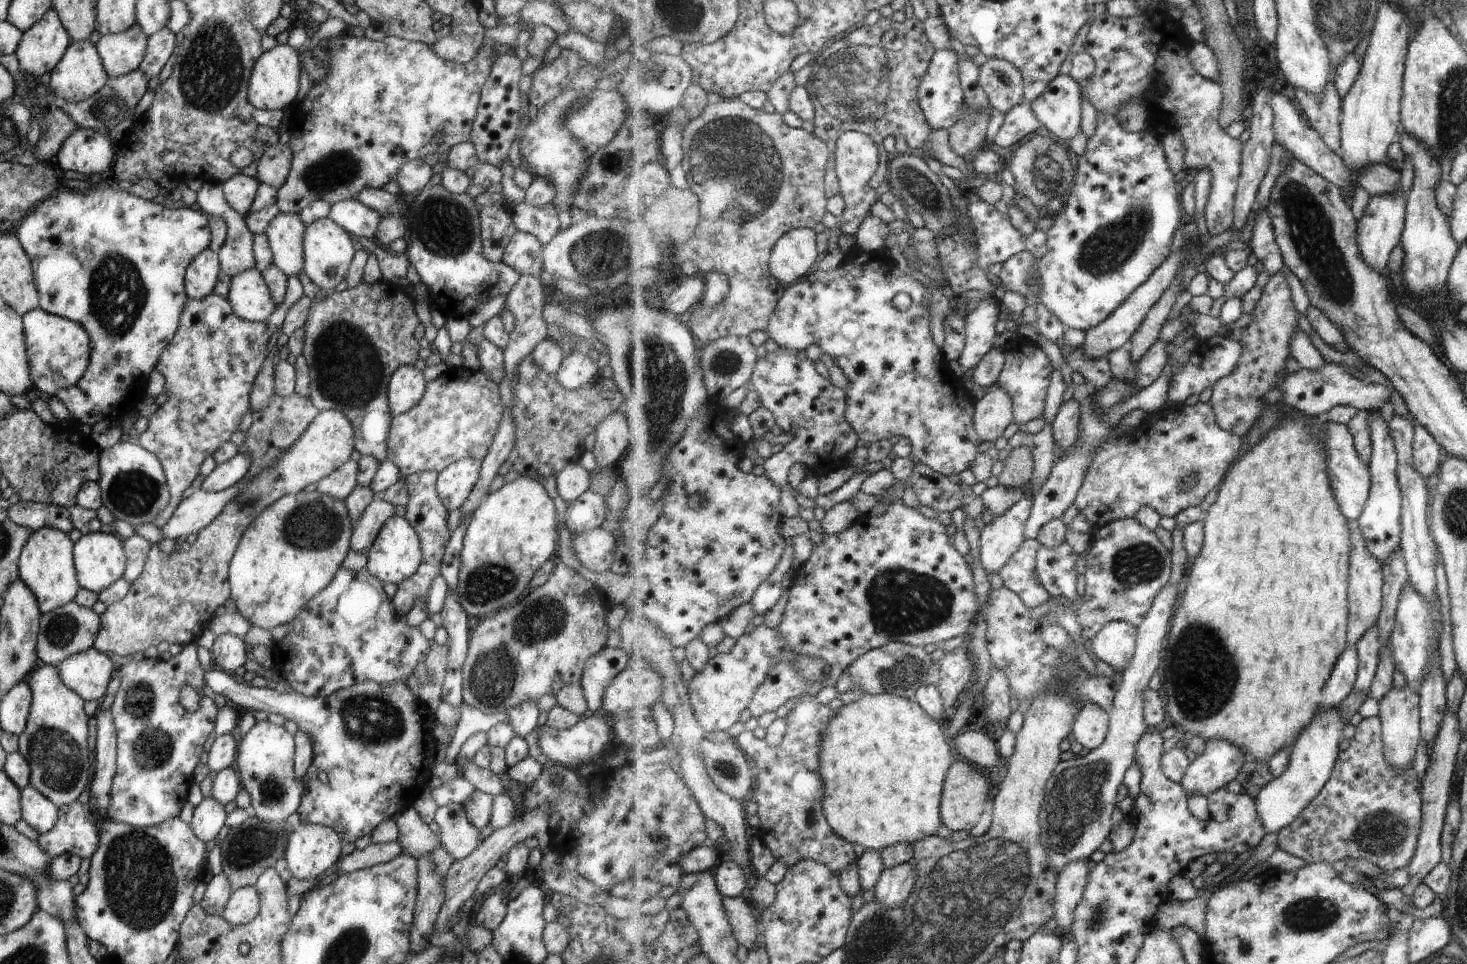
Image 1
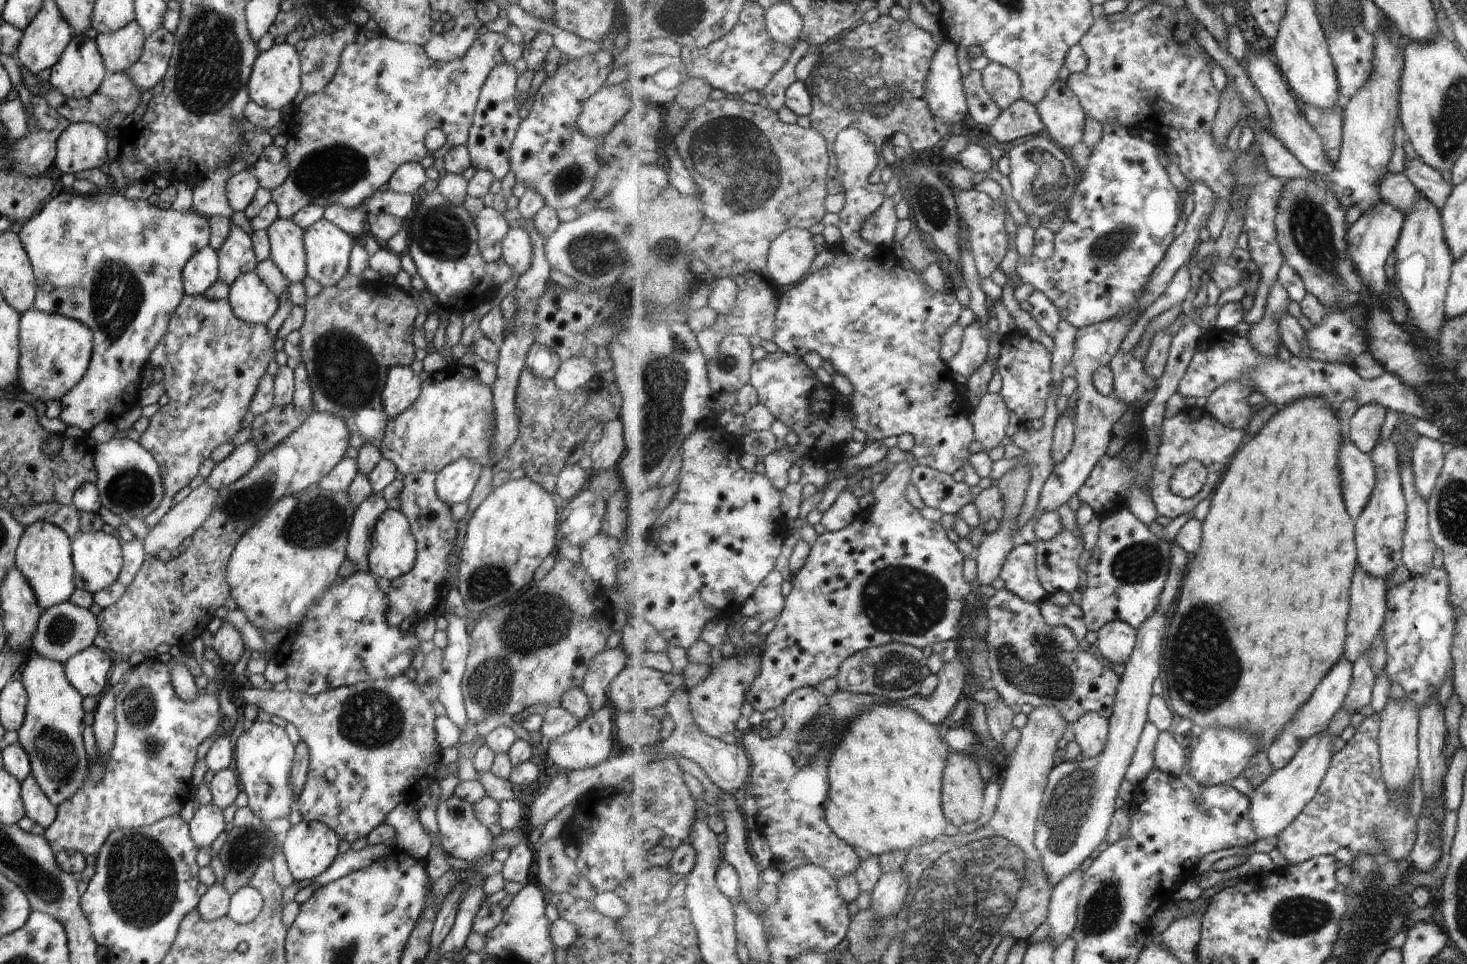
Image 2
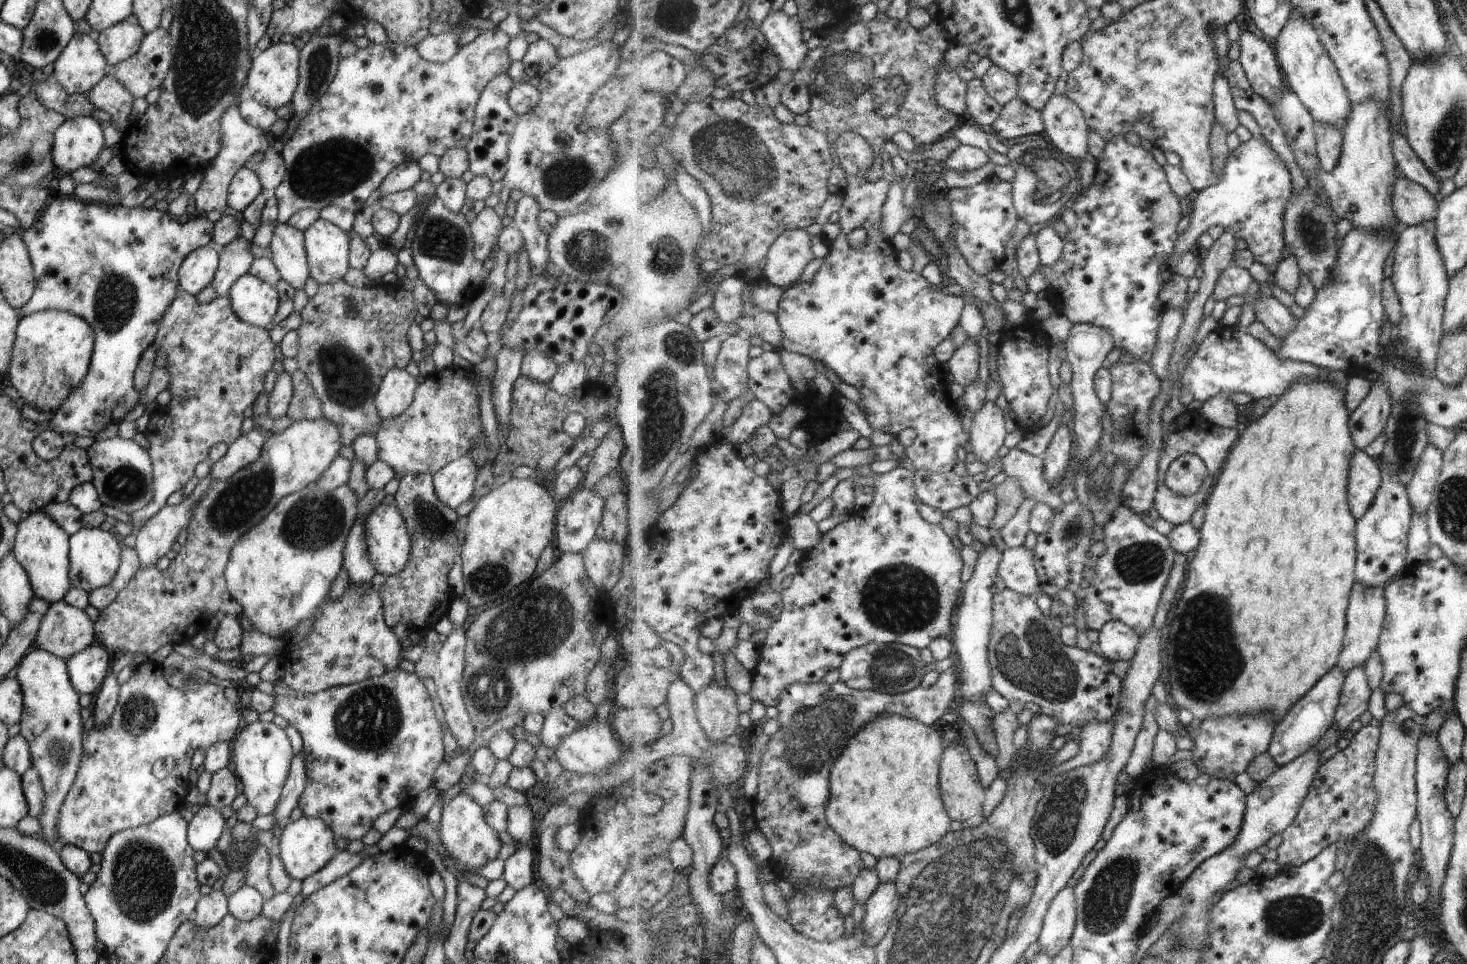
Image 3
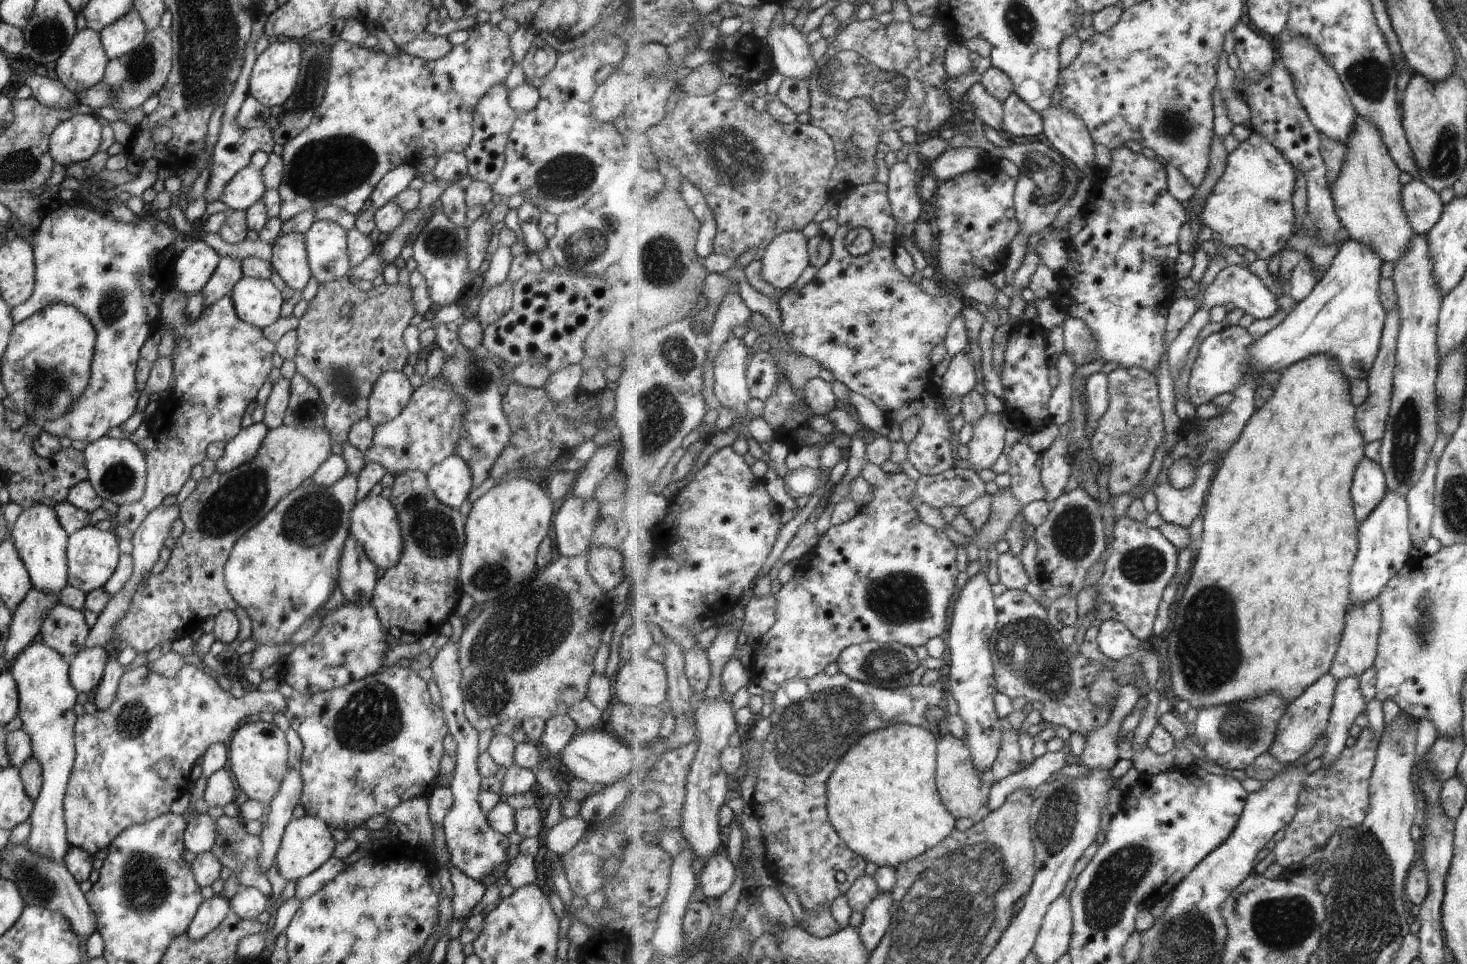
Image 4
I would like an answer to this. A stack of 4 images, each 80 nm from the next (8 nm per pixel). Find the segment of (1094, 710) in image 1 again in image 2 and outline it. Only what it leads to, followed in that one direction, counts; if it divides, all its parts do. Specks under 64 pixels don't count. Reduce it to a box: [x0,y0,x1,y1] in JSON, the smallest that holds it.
[1071,712,1110,757]

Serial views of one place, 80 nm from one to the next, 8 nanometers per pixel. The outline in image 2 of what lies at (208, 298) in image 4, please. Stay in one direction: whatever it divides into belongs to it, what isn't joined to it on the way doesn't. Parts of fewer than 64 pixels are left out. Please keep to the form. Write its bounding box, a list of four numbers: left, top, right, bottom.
[216,223,258,284]

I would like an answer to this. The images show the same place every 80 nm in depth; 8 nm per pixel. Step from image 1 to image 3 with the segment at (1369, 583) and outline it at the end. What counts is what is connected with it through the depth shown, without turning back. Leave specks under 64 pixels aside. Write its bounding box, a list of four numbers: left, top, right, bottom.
[1338,581,1387,672]

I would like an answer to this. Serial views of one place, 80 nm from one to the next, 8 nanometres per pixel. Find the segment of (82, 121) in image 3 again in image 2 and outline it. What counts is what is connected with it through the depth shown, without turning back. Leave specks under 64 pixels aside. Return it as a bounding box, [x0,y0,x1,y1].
[53,123,109,173]

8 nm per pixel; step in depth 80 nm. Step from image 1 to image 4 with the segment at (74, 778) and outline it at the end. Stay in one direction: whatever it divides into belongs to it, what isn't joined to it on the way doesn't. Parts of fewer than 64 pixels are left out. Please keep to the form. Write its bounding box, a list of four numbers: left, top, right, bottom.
[7,642,76,862]

